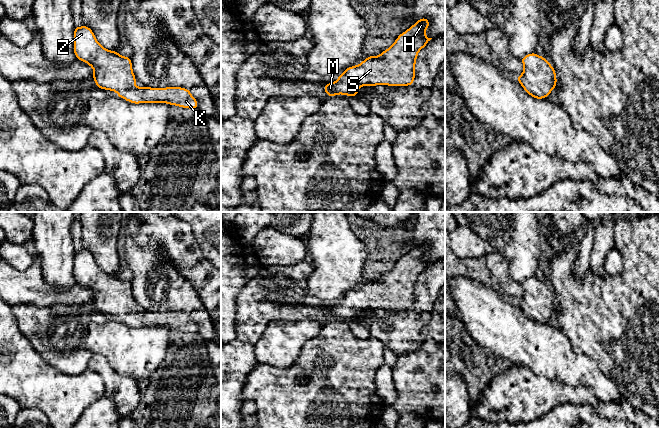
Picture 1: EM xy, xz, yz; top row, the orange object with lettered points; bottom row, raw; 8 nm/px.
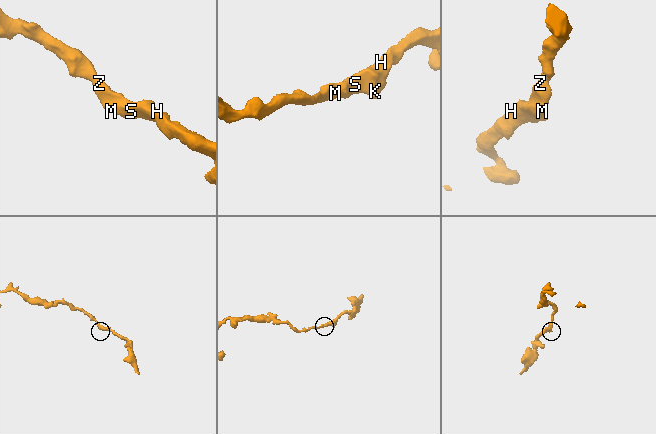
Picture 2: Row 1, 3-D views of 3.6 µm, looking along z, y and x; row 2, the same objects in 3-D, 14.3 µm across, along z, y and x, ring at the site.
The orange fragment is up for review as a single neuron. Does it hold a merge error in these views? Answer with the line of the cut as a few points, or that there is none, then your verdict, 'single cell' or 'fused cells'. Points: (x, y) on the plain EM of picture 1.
no cut | single cell

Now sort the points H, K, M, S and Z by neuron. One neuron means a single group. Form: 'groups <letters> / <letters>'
groups H K M S Z

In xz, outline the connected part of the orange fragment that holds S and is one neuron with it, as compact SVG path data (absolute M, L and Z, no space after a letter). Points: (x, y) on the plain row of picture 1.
M419 242L408 254L401 257L393 269L379 280L370 279L359 289L351 290L339 299L337 306L323 312L329 320L337 318L358 320L360 310L410 310L414 307L418 276L432 263L425 259L430 246Z

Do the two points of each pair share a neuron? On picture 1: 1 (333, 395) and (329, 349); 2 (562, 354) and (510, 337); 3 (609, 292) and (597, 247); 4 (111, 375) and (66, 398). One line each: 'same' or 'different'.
1: same
2: same
3: different
4: different

